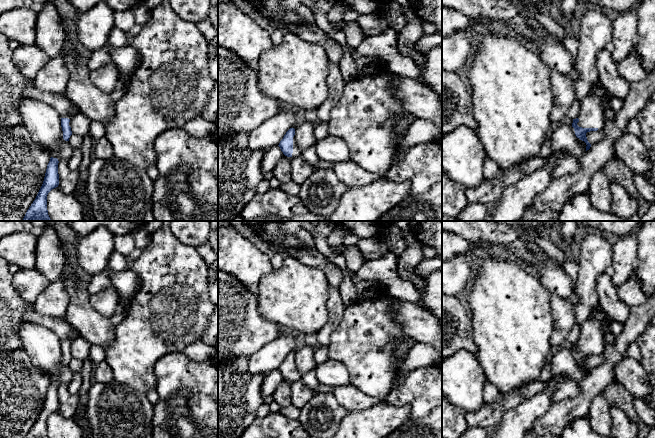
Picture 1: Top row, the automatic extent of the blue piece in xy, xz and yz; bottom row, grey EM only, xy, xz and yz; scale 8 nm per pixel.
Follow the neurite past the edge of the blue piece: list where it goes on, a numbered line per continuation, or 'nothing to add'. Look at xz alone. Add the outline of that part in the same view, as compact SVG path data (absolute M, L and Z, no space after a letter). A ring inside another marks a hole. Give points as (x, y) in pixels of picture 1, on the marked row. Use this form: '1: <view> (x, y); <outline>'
1: xz (296, 151); M295 135L293 137L293 153L292 153L292 158L302 155L302 151L298 148L297 143L296 143L296 139L295 139Z

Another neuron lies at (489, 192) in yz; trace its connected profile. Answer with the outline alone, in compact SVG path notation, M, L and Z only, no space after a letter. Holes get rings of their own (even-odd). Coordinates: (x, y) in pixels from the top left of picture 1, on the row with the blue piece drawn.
M534 157L519 165L508 169L499 170L497 175L491 180L484 180L481 185L475 189L466 188L465 195L469 203L481 203L485 205L494 205L500 198L503 191L524 177L541 169L547 163L548 158Z

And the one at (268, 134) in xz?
M292 109L281 110L249 132L248 146L253 151L267 151L278 146L286 132L295 126L294 111Z

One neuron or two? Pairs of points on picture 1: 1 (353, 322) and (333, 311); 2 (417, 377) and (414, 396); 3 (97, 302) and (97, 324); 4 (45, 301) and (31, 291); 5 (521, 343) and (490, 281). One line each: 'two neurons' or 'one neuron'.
1: two neurons
2: one neuron
3: two neurons
4: two neurons
5: one neuron

